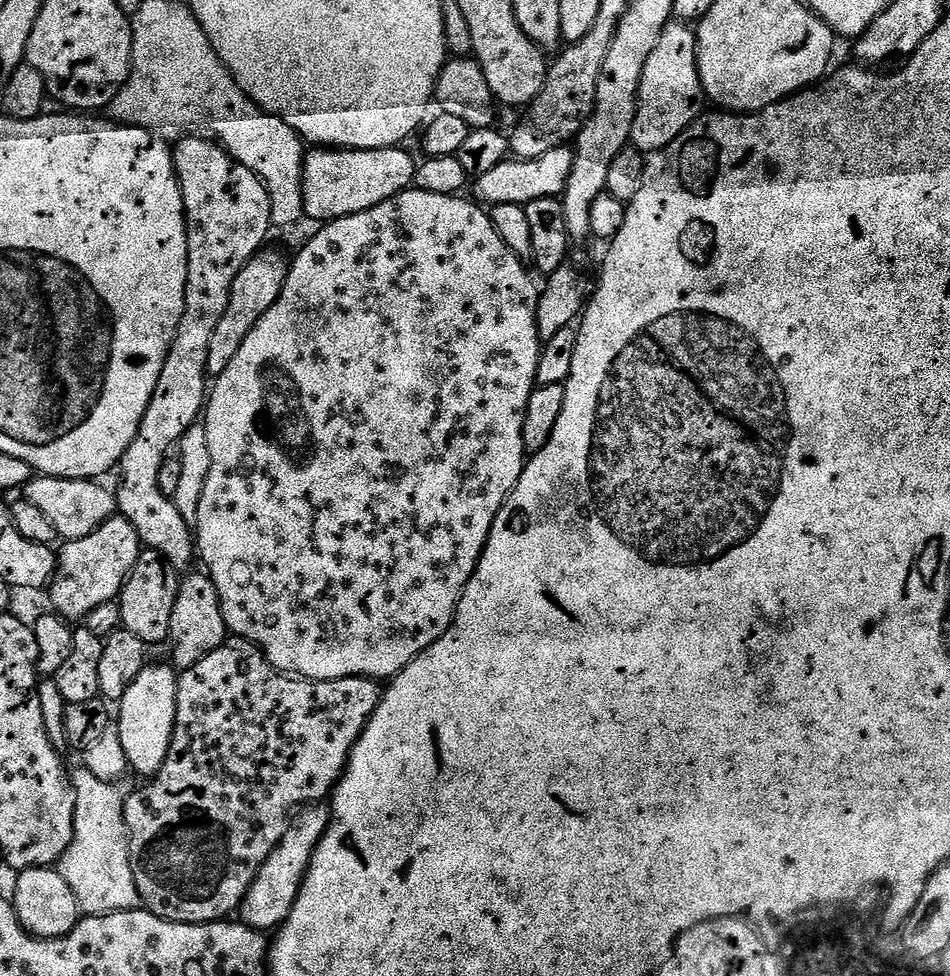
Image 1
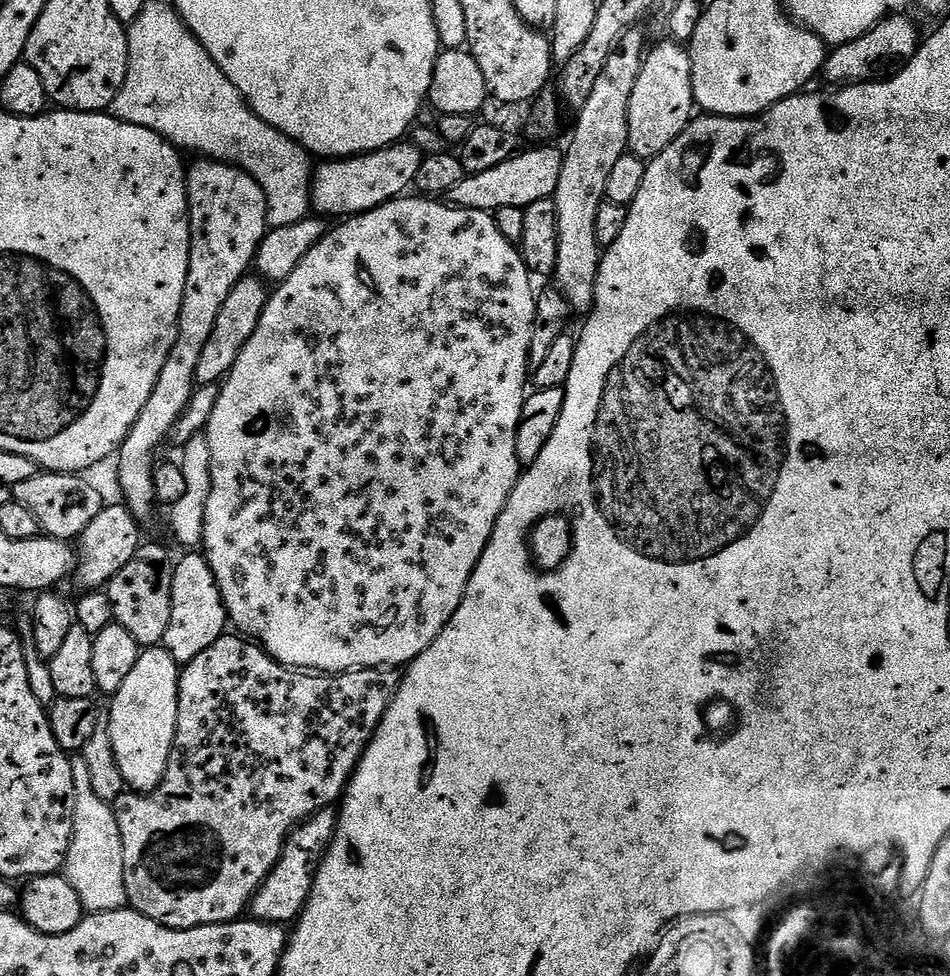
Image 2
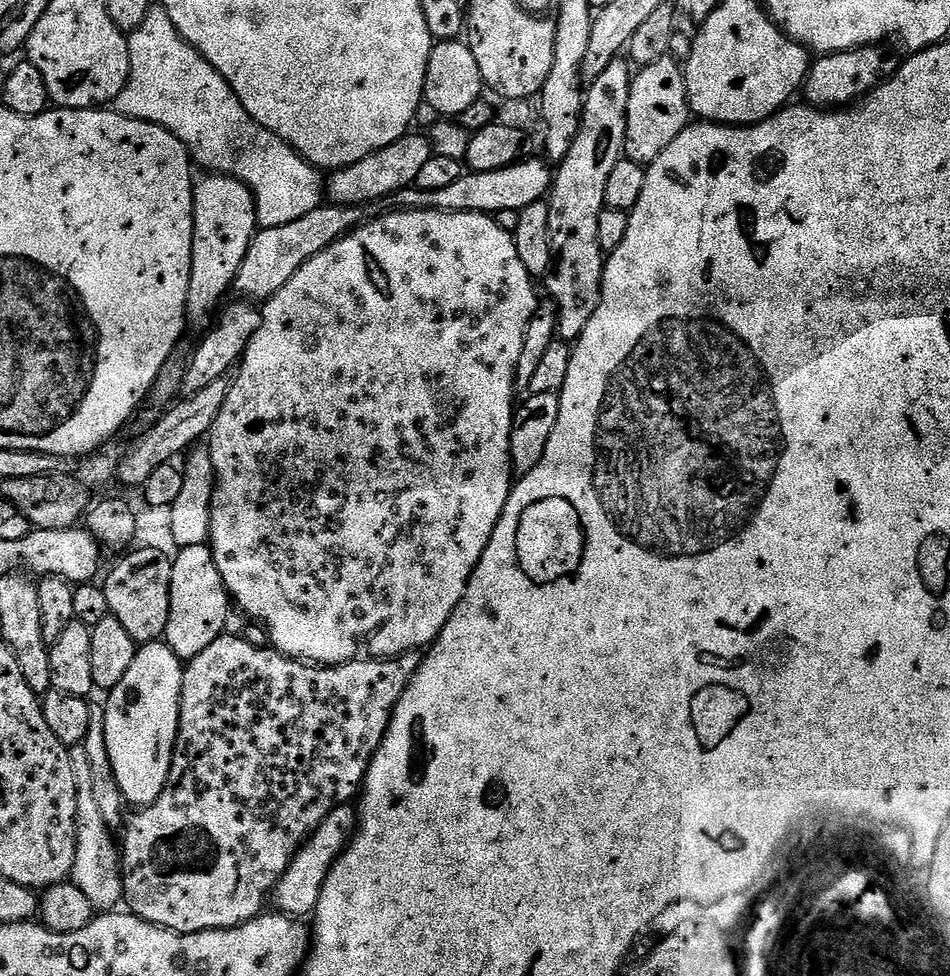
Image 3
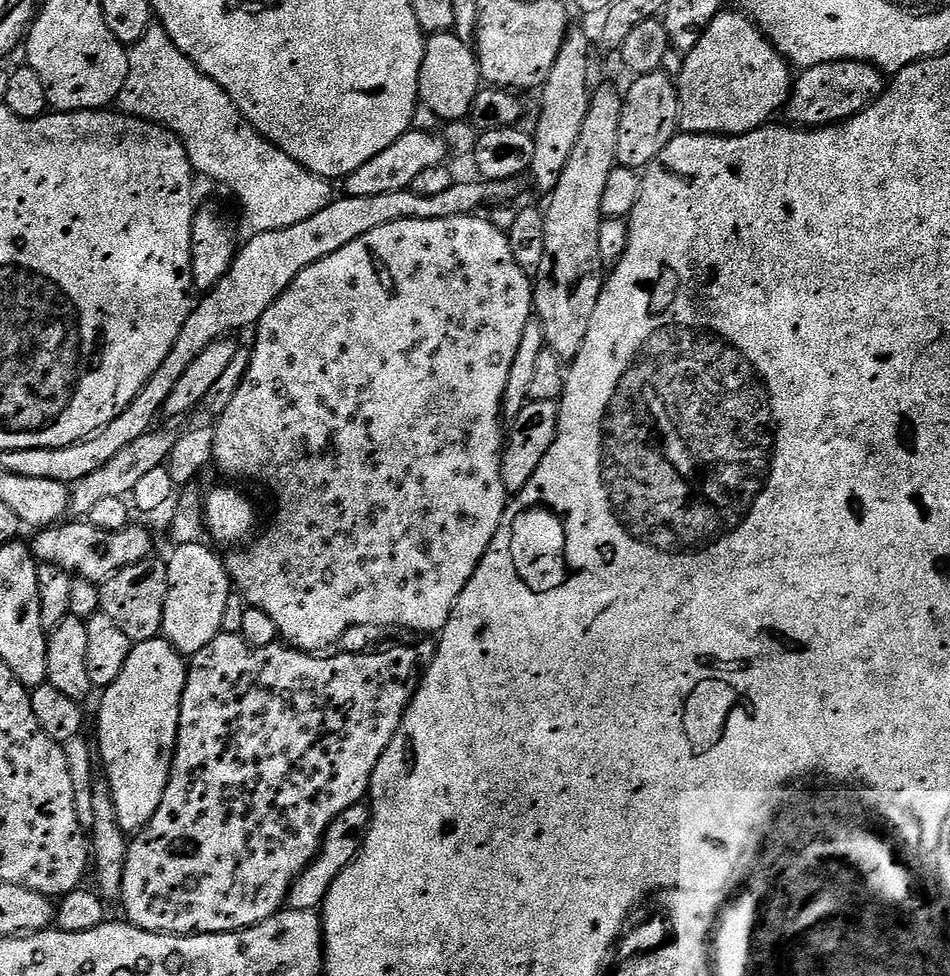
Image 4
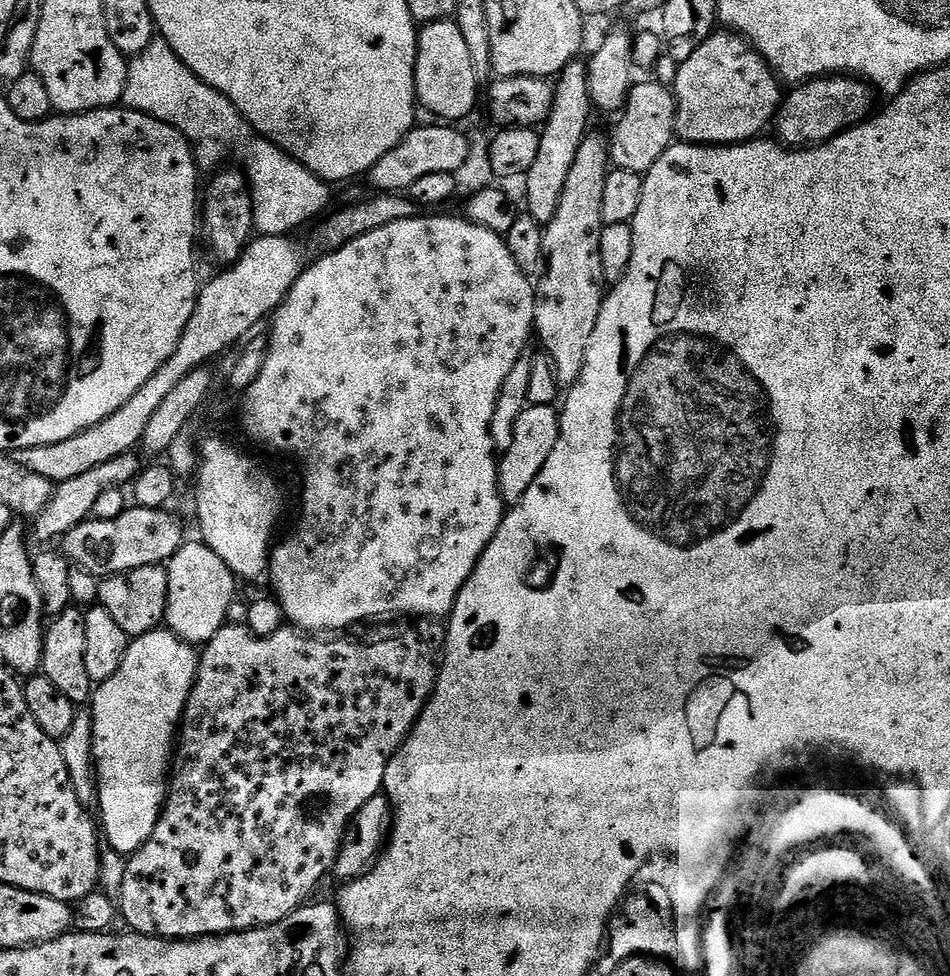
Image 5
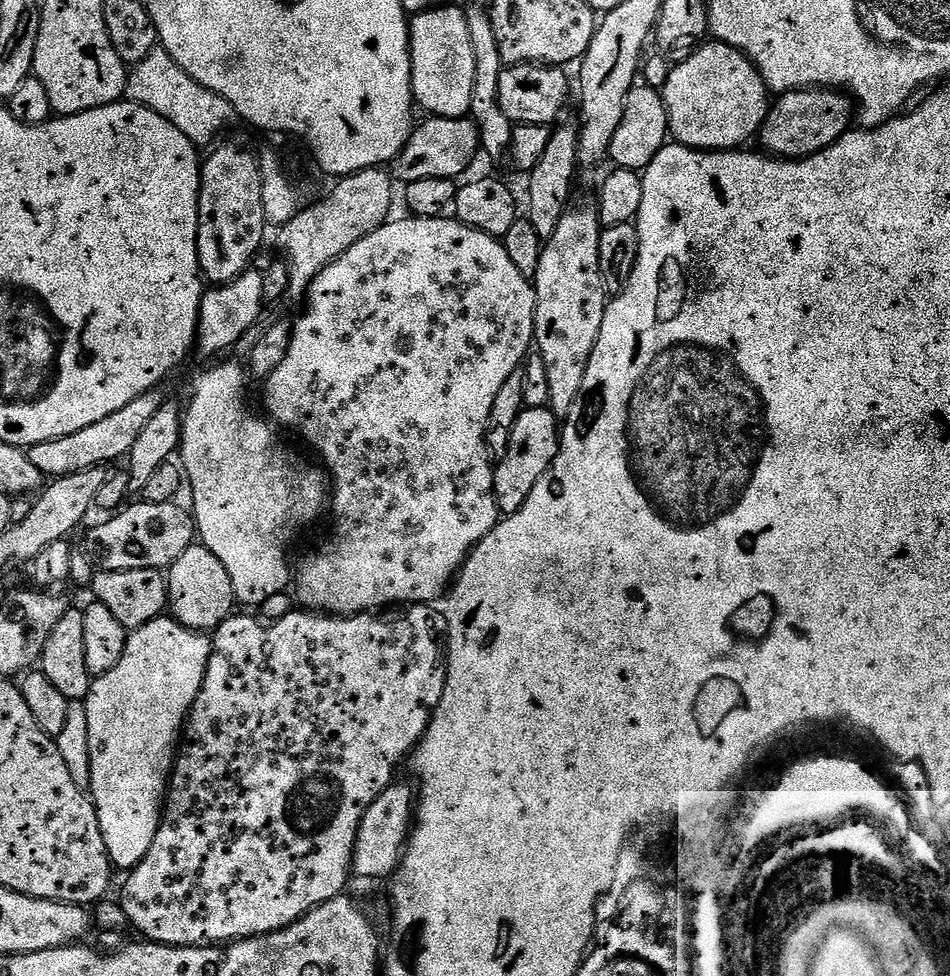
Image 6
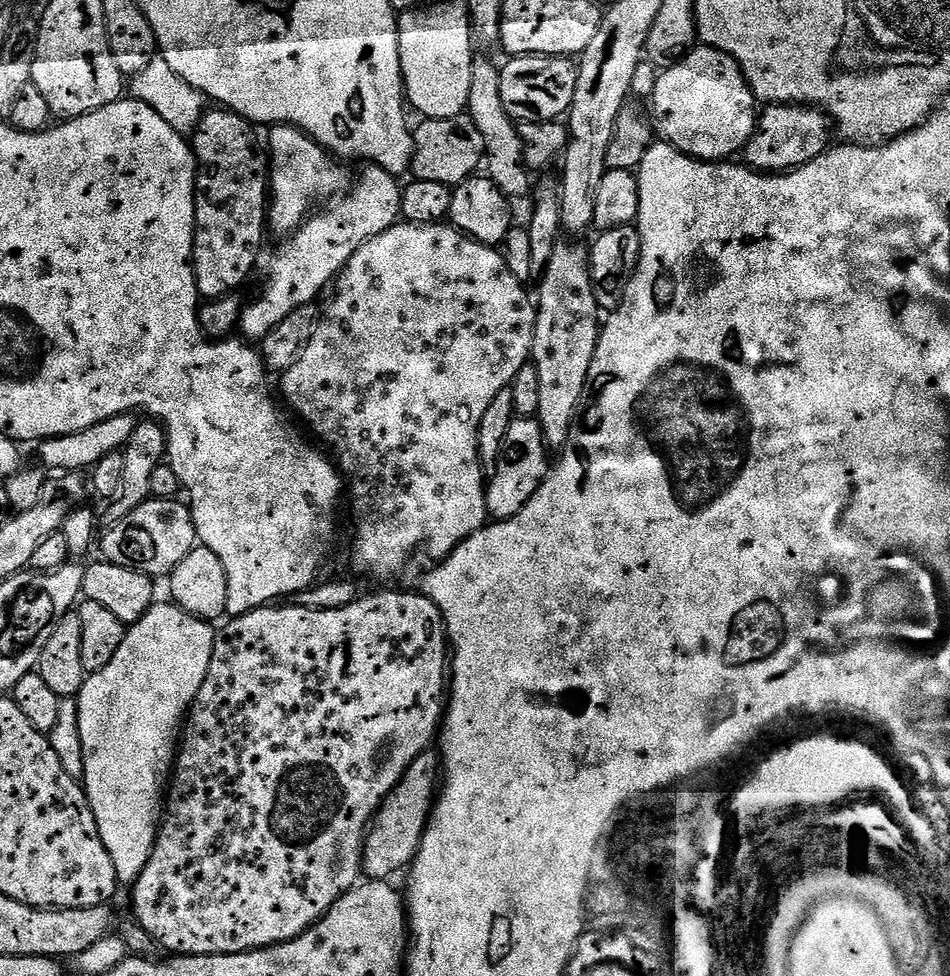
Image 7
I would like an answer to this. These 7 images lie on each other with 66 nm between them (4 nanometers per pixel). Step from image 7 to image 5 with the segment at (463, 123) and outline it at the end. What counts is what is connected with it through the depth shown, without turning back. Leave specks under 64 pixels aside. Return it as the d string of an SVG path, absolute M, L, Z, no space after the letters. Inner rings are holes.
M432 122L425 128L421 126L413 127L411 132L407 132L390 150L390 154L385 154L383 158L378 158L378 162L367 172L366 180L376 187L375 191L380 194L404 194L418 178L423 178L425 174L442 174L443 172L459 173L460 167L468 160L468 140L459 132L459 127L449 126L444 122Z

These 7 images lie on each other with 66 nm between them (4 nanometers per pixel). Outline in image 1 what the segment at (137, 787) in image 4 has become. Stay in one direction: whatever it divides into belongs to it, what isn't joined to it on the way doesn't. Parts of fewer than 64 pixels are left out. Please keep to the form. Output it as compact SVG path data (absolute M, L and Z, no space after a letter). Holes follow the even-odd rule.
M154 664L146 666L142 674L138 674L134 682L130 682L130 690L126 690L126 694L118 701L118 723L128 767L132 772L136 771L138 775L144 776L143 778L155 776L166 762L176 717L177 673L171 667L168 669Z

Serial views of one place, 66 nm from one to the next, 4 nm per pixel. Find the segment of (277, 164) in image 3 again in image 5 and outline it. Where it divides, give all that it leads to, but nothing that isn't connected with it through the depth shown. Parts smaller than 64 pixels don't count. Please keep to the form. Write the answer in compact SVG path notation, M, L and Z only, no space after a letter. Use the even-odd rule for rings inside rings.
M162 38L153 40L142 54L128 60L122 104L150 118L158 118L158 122L166 122L166 126L174 126L191 144L201 169L216 170L223 165L220 164L223 160L240 156L252 190L254 229L259 235L292 236L319 212L329 211L328 203L332 200L329 181L315 176L289 152L255 131L244 115L221 92L194 75Z

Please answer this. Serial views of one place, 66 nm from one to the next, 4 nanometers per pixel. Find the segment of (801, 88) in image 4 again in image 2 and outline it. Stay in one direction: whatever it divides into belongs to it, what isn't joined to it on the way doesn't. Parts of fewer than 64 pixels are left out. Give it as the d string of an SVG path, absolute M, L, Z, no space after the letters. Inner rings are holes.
M908 14L885 16L869 32L862 34L862 38L835 45L827 53L822 69L823 79L828 79L829 85L832 86L866 84L870 80L879 80L903 68L908 61L916 57L922 43L922 35L920 36L915 22L910 17Z

